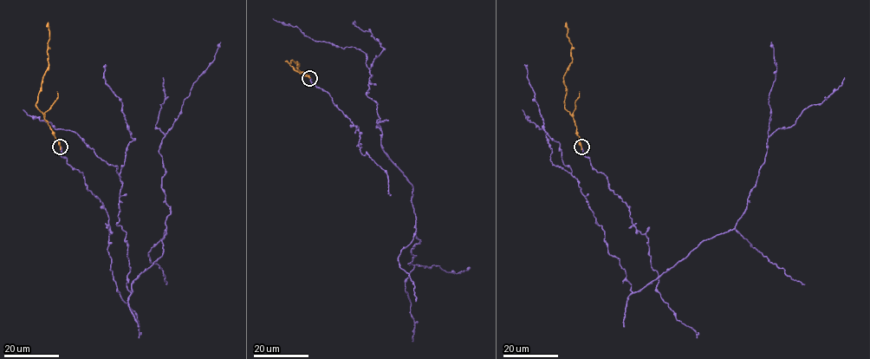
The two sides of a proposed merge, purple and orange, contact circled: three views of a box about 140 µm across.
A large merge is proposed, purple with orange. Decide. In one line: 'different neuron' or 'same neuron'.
same neuron

